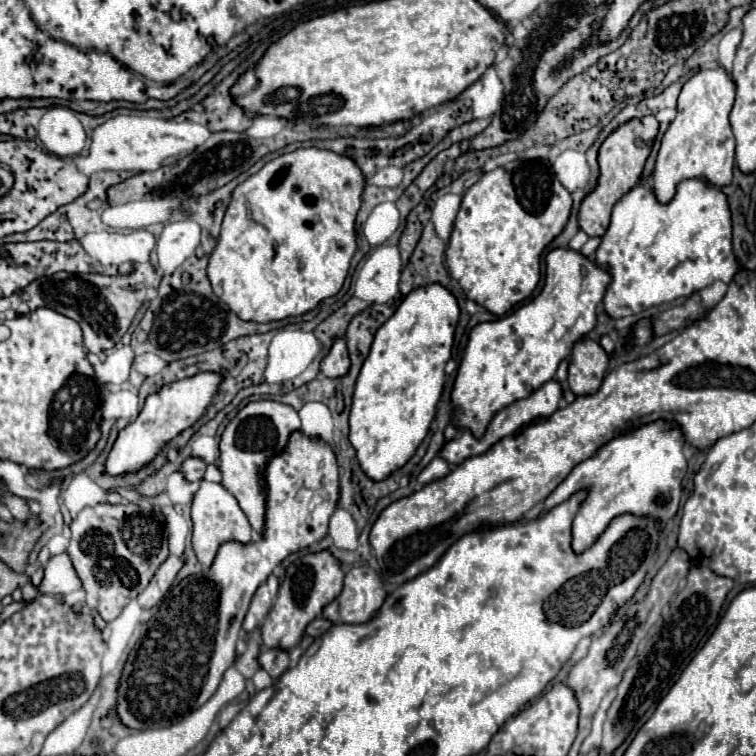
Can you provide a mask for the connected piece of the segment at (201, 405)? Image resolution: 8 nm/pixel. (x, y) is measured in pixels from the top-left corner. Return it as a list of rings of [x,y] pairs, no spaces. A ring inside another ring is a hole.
[[[199,372],[185,380],[165,384],[159,392],[147,396],[145,406],[139,412],[137,420],[119,432],[105,460],[105,474],[107,476],[137,474],[143,466],[149,466],[175,436],[191,428],[205,414],[213,398],[219,394],[221,382],[223,382],[223,376],[219,372]]]

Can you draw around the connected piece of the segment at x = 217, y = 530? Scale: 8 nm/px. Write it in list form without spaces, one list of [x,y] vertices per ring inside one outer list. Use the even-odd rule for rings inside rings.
[[[201,482],[201,488],[195,494],[193,508],[191,508],[191,518],[193,518],[193,548],[199,558],[199,562],[209,568],[217,556],[217,550],[225,542],[241,542],[249,544],[253,540],[251,526],[243,510],[239,508],[239,502],[231,492],[227,492],[221,484],[215,482]]]

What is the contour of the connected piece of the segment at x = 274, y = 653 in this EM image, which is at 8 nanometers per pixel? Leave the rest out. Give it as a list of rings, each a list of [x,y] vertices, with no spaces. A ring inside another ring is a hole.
[[[263,650],[259,654],[259,664],[273,680],[279,680],[281,674],[287,670],[289,654],[281,652],[281,650]]]

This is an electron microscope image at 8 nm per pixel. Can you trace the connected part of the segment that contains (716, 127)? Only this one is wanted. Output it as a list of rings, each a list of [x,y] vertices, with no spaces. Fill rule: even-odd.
[[[723,68],[699,70],[679,94],[677,118],[663,136],[653,174],[653,192],[661,204],[669,204],[677,184],[689,178],[705,180],[711,186],[727,186],[733,180],[735,140],[729,126],[729,114],[735,100],[735,84]]]

